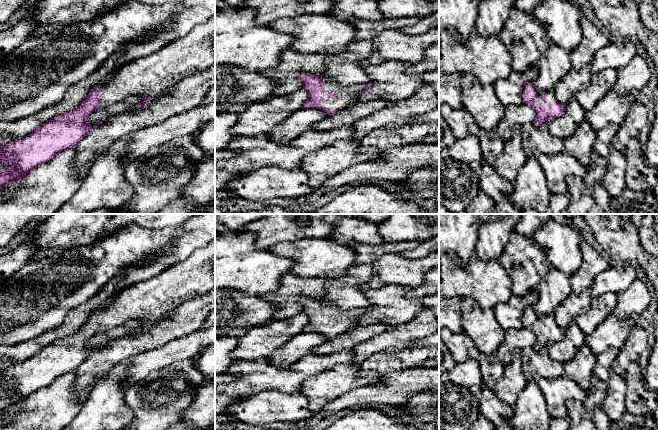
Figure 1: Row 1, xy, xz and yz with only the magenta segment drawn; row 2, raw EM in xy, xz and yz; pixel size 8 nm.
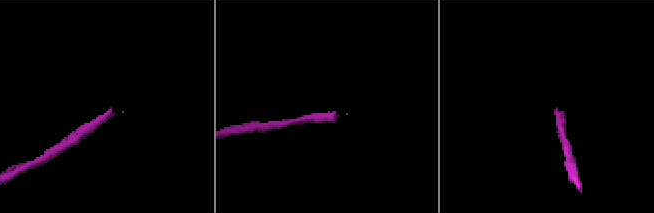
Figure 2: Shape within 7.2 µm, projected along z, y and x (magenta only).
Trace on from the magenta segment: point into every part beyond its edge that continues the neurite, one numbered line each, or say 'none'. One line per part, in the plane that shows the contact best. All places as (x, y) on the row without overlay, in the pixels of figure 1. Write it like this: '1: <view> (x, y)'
1: xz (345, 319)

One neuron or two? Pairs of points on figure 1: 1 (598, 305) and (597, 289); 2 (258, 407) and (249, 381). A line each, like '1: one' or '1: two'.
1: two
2: two

